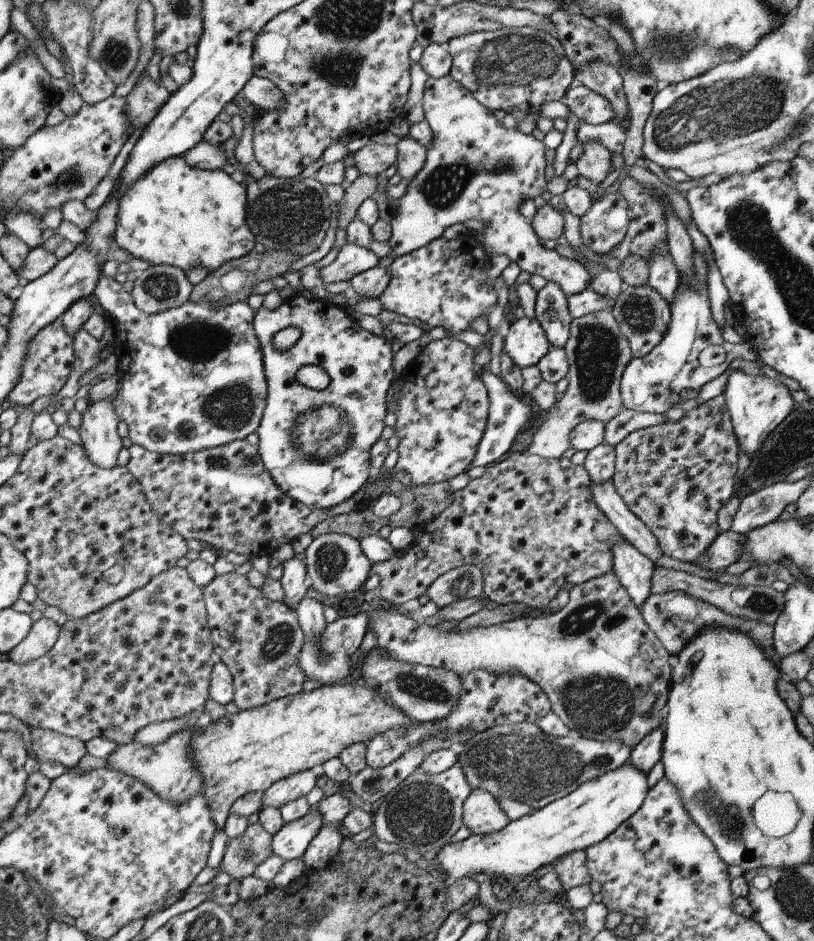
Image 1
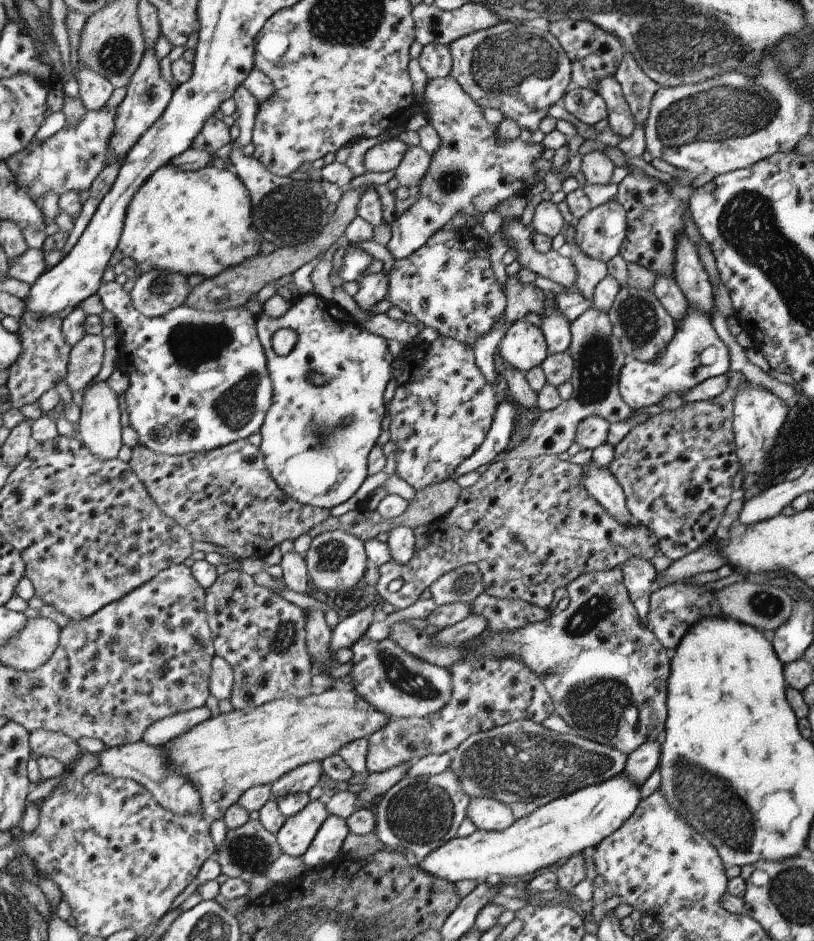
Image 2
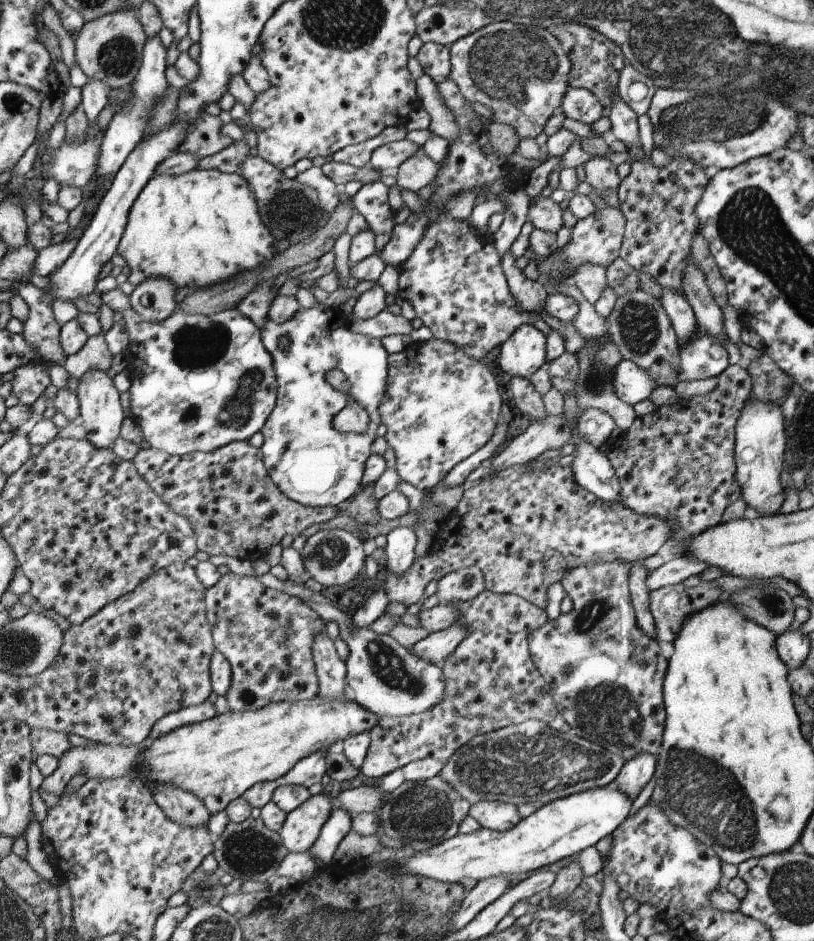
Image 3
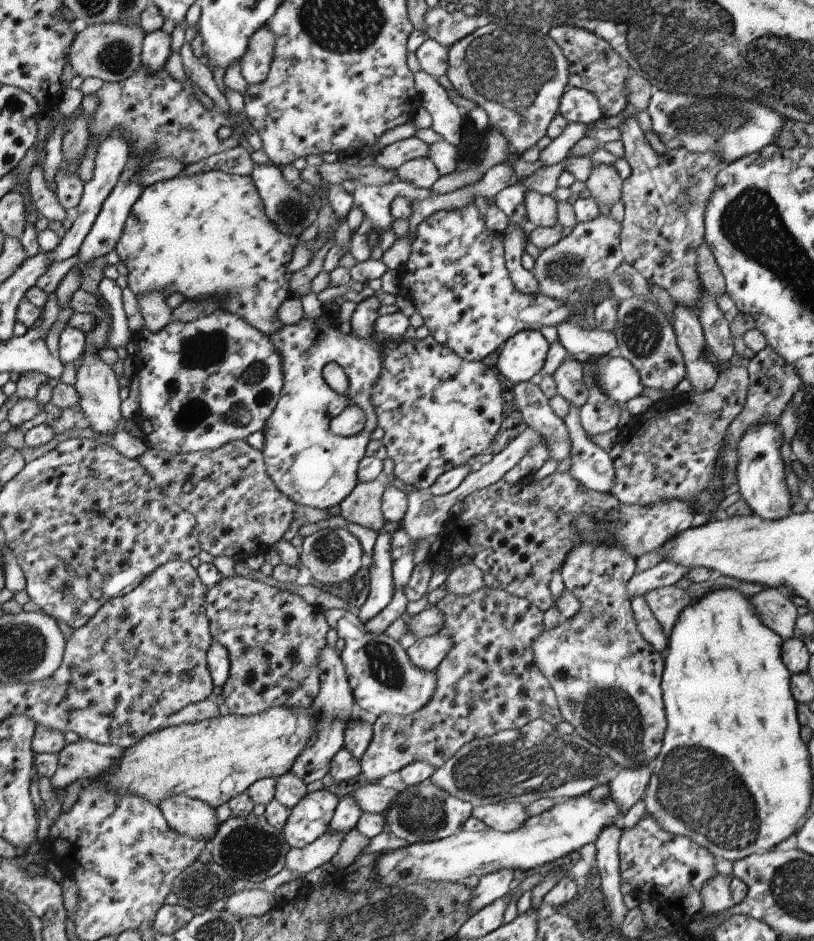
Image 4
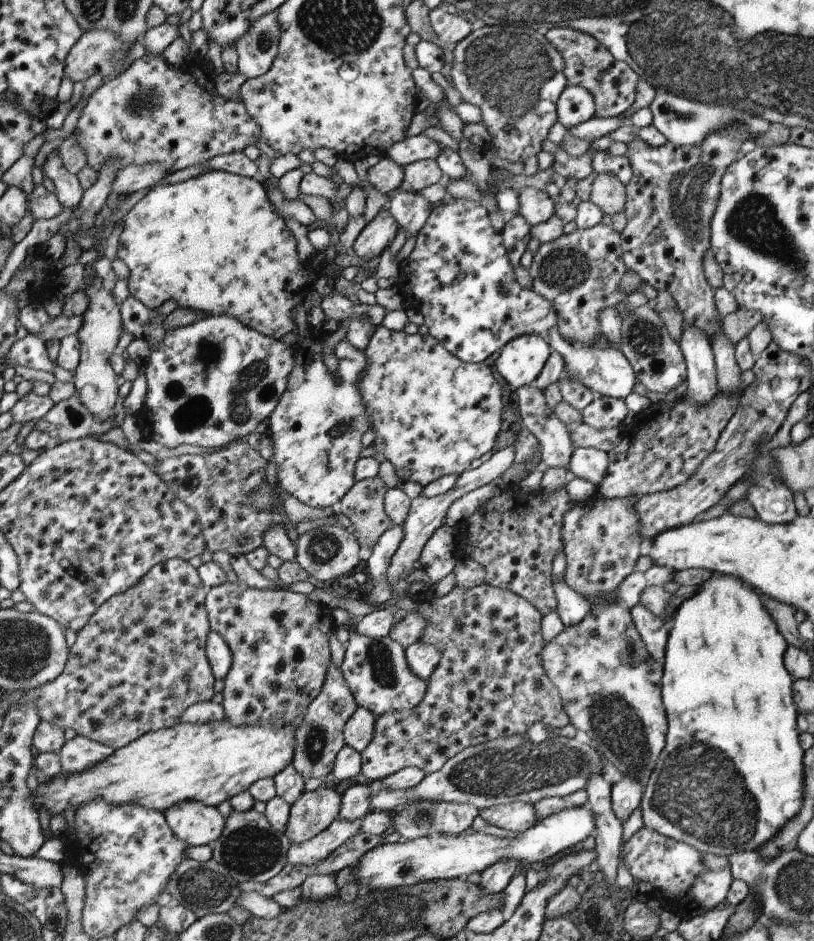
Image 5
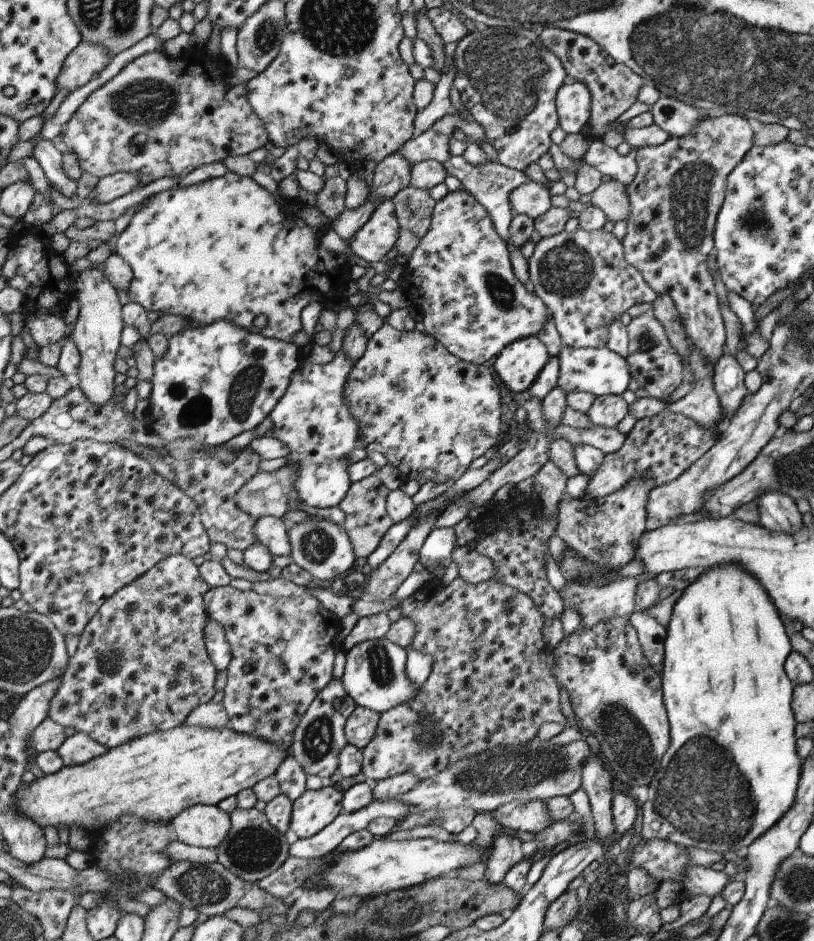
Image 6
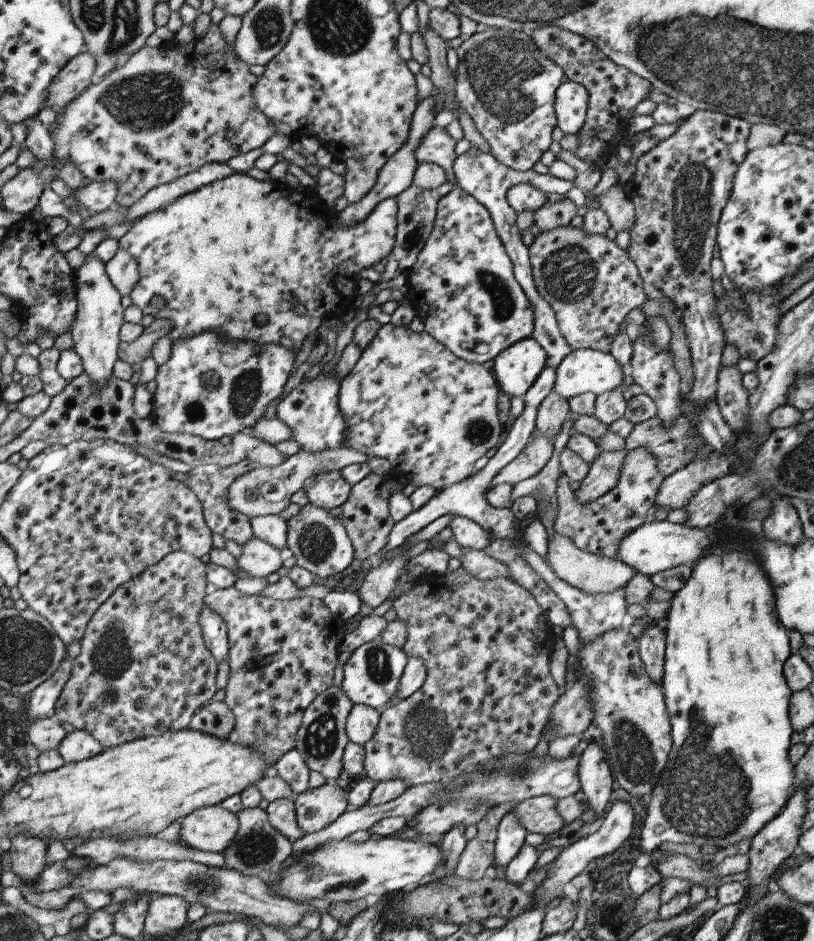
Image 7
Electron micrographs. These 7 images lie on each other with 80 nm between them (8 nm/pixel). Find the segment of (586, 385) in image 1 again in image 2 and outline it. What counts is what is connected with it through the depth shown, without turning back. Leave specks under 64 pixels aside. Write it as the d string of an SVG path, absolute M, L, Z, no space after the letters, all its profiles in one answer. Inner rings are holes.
M594 307L586 309L570 323L571 343L568 352L574 359L571 385L572 396L556 408L537 414L528 437L509 451L504 459L527 459L542 455L559 455L566 452L575 440L577 426L586 417L604 417L609 423L626 422L634 412L620 396L618 381L621 368L629 360L621 340L614 336L612 323L606 312Z

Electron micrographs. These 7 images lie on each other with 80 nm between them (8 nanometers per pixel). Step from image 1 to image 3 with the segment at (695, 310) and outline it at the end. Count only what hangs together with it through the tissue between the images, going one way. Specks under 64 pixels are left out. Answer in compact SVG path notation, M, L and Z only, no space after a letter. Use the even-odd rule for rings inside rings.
M698 326L693 339L679 347L678 382L717 377L729 365L724 347L700 331ZM624 358L613 370L613 385L618 398L630 406L641 400L650 400L652 390L660 386L645 370Z

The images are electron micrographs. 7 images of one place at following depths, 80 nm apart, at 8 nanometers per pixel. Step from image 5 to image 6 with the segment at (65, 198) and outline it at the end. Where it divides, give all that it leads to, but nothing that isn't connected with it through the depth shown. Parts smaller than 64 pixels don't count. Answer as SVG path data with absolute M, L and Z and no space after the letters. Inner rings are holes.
M44 138L34 140L33 157L40 163L48 182L66 196L75 195L77 182L70 180L63 170L62 149Z

